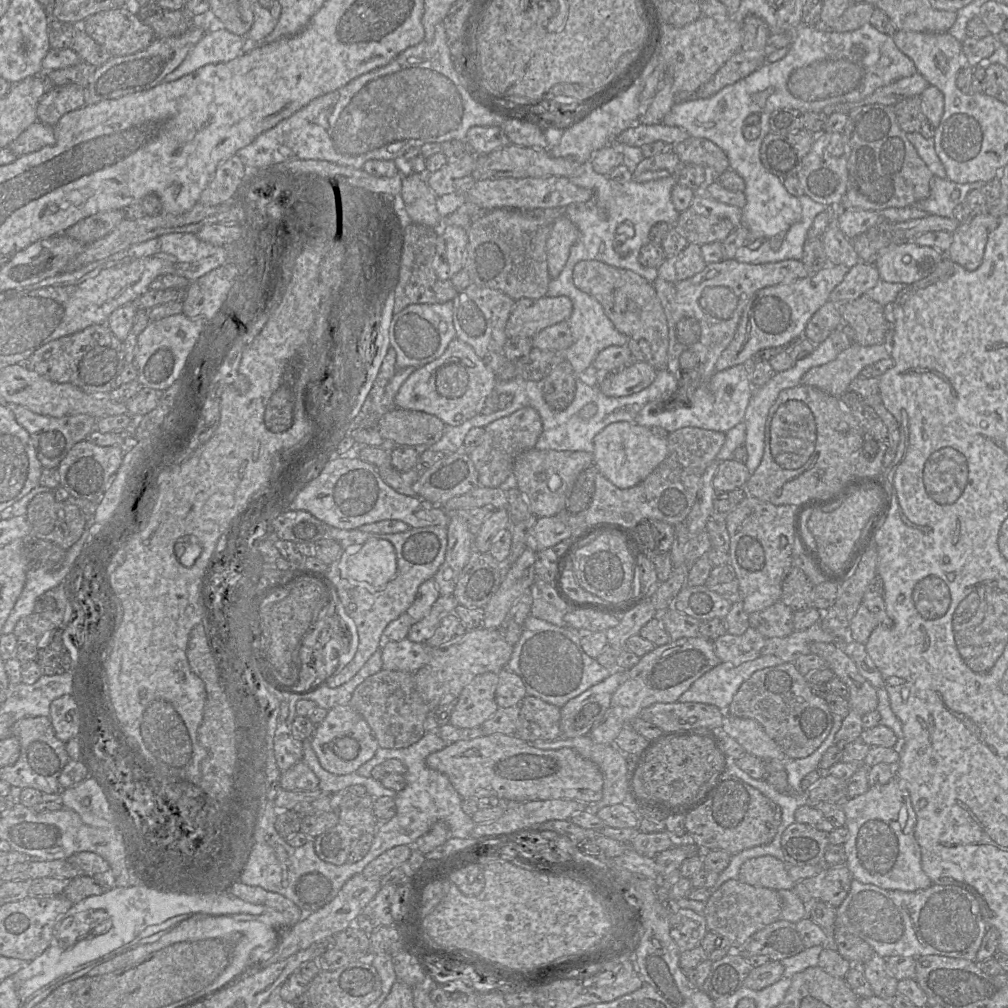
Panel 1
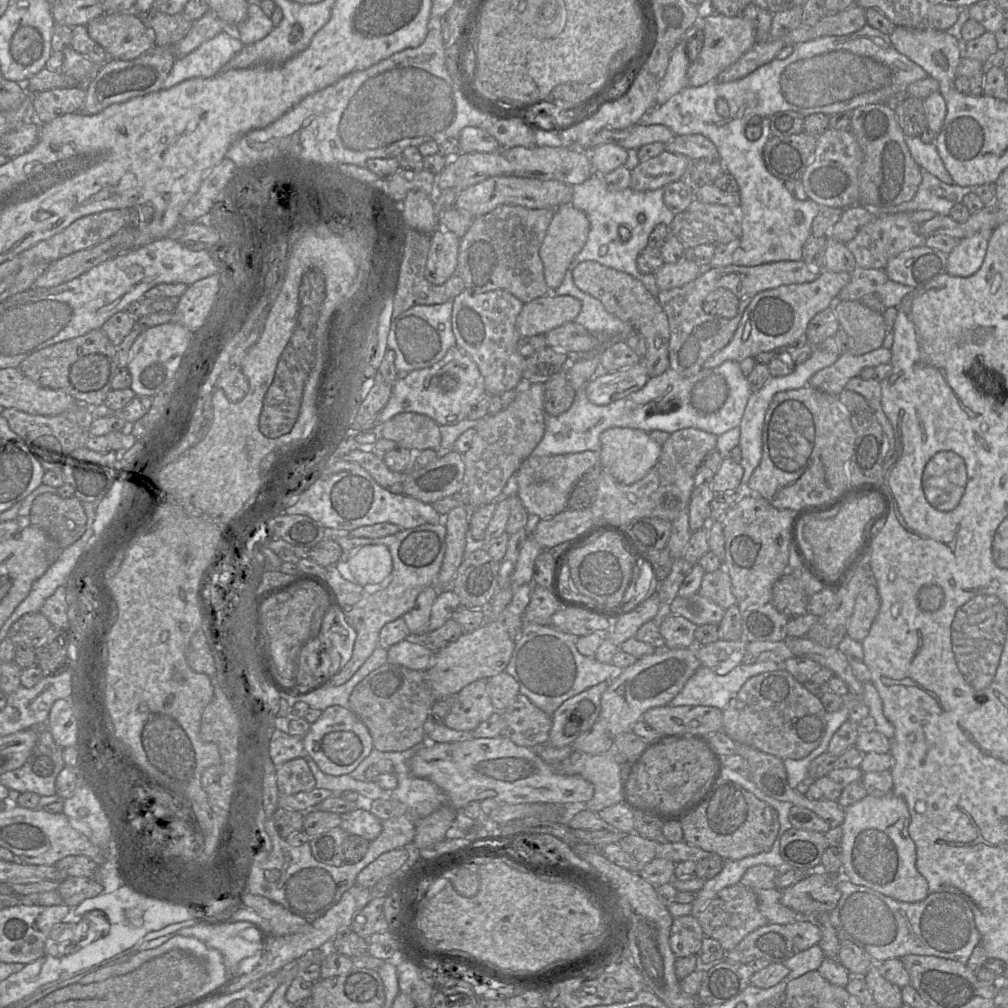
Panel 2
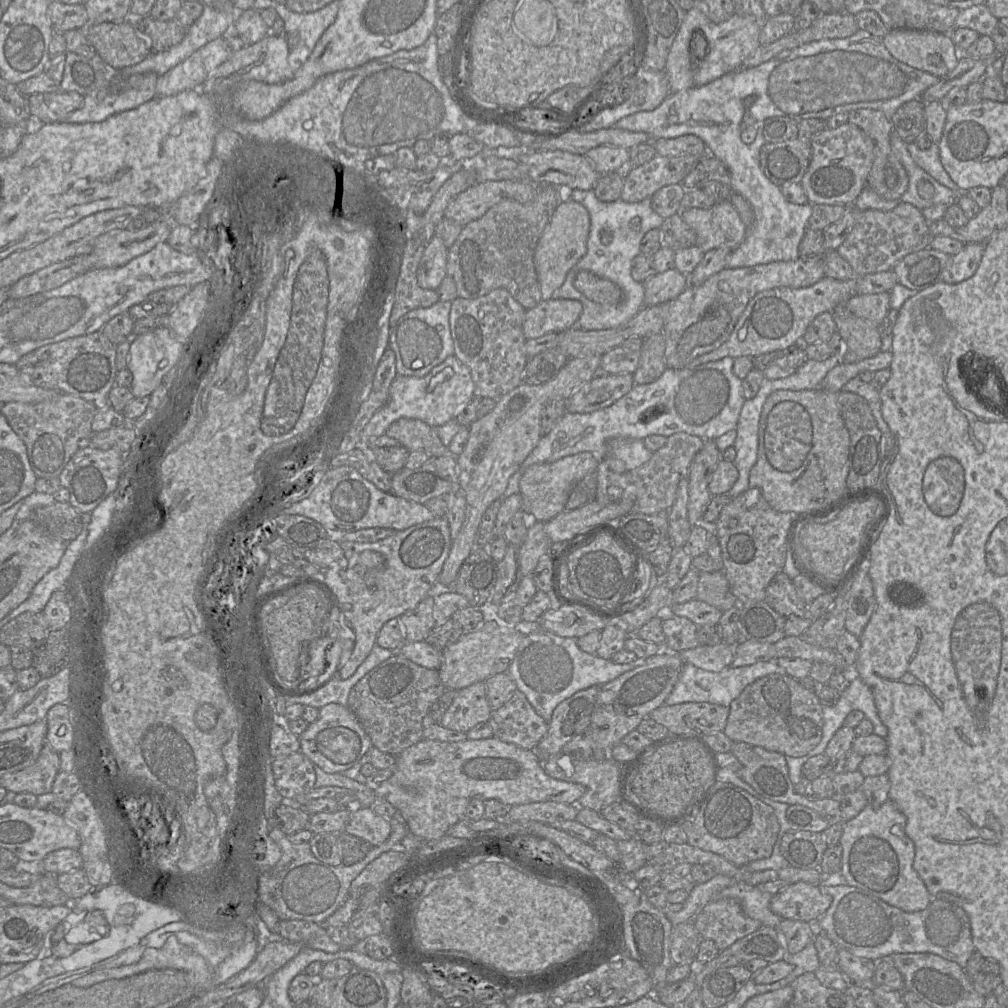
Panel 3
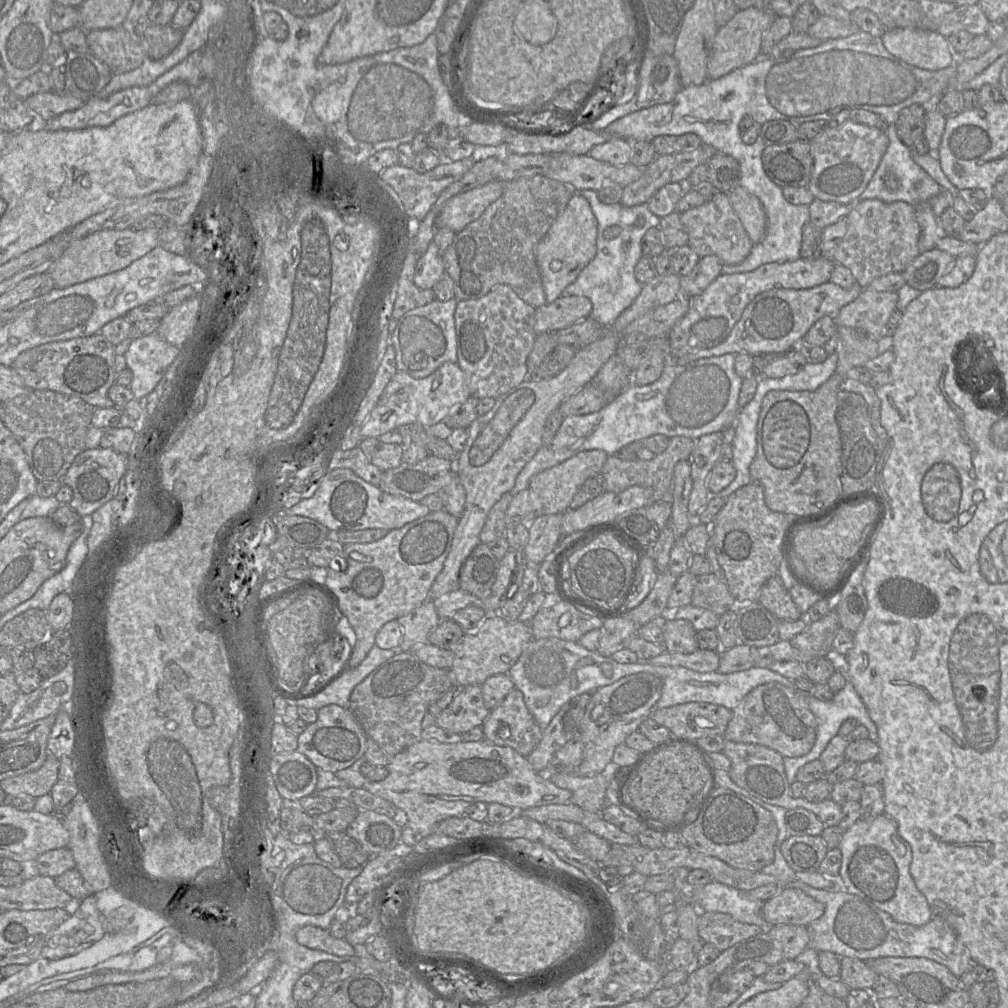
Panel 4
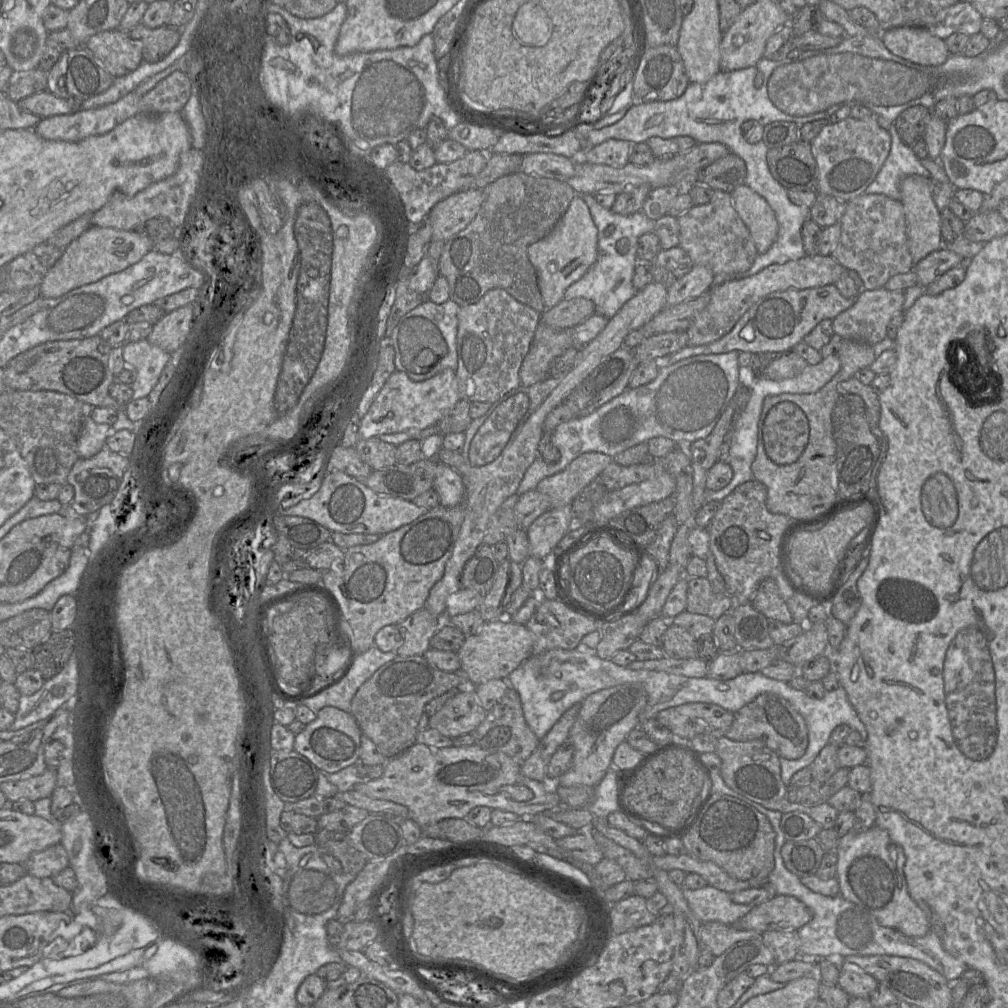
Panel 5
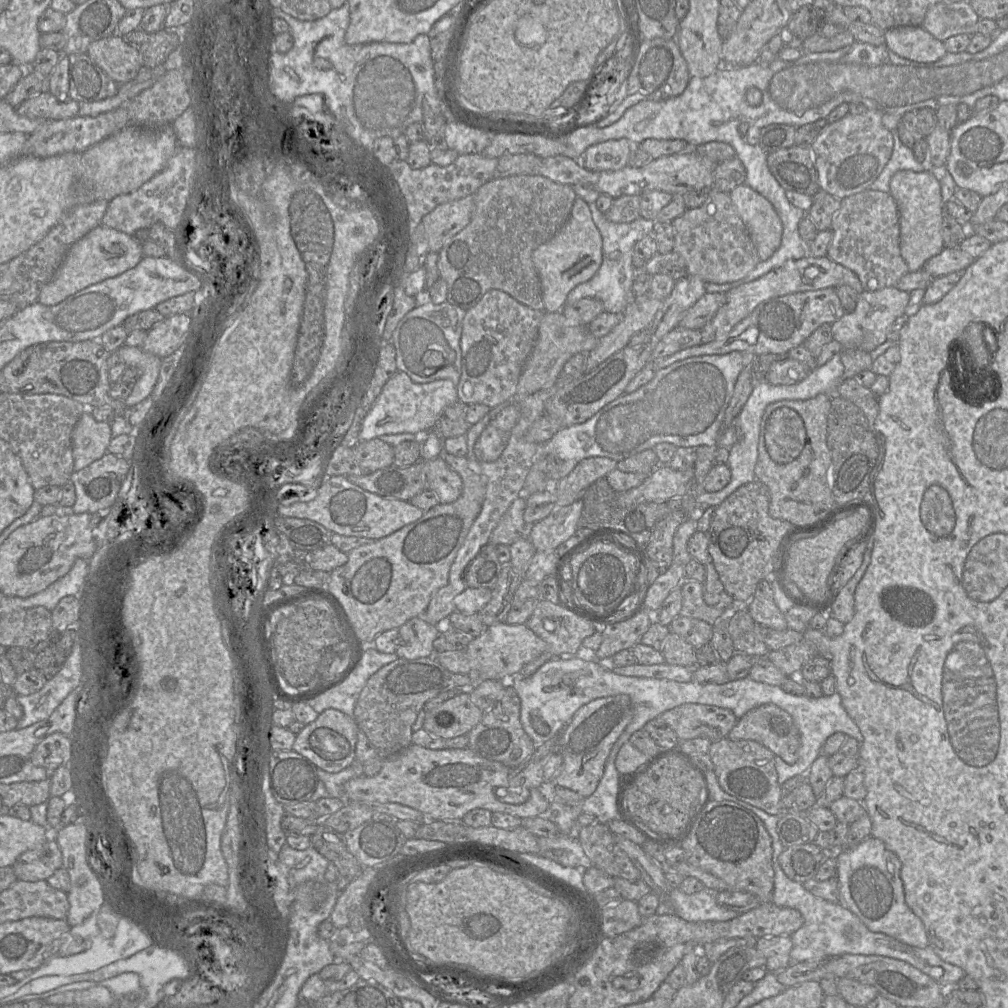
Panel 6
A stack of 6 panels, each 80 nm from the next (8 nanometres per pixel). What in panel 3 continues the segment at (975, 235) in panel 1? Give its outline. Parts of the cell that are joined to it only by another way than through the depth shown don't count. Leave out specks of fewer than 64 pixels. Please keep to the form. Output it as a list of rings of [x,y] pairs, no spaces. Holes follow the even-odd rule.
[[[965,244],[958,254],[949,259],[941,280],[948,284],[956,284],[973,276],[982,259],[984,244]]]

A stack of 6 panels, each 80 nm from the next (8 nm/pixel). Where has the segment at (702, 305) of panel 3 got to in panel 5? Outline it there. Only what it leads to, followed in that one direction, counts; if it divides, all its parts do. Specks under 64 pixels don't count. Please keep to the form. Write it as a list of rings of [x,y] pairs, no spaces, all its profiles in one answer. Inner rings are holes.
[[[819,253],[812,256],[806,255],[803,258],[783,264],[772,264],[752,276],[727,281],[711,287],[709,290],[711,297],[709,304],[693,319],[686,329],[688,335],[687,346],[705,345],[721,339],[733,329],[747,310],[768,294],[789,289],[806,289],[834,284],[845,272],[848,272],[855,281],[859,293],[861,290],[866,290],[863,288],[862,280],[857,272],[847,270],[831,255],[820,255]]]

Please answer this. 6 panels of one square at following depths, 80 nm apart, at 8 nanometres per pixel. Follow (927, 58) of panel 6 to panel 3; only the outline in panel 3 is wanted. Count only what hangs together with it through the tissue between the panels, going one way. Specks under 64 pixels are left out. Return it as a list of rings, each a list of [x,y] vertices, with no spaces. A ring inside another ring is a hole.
[[[894,29],[883,40],[897,60],[939,78],[948,75],[960,59],[960,50],[946,33]]]

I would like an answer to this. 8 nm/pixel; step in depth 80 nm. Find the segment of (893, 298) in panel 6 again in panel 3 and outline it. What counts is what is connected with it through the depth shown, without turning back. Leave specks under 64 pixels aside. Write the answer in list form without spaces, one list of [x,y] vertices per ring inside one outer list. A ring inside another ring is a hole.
[[[870,293],[864,295],[854,295],[850,297],[845,306],[854,315],[881,326],[890,307],[890,293]]]

